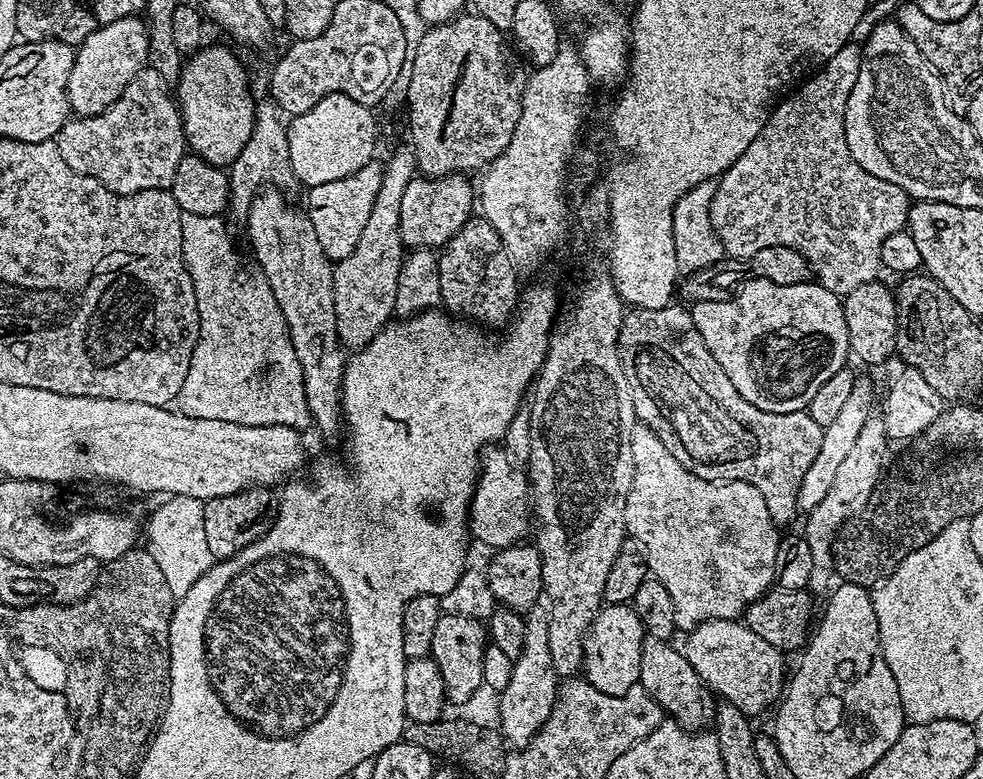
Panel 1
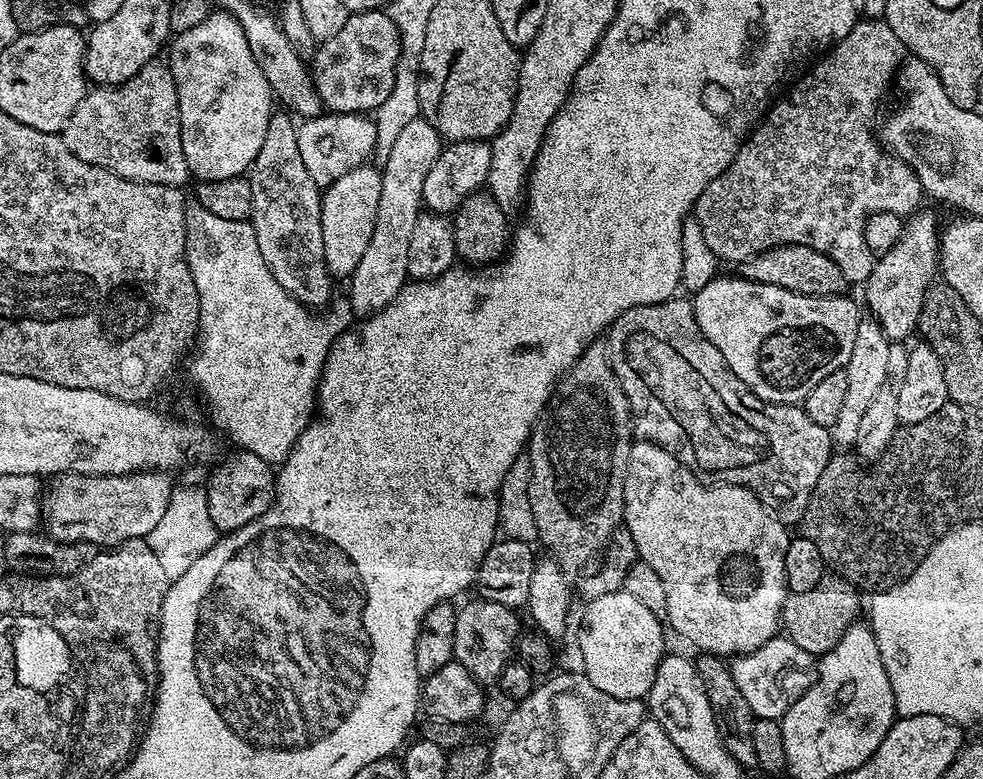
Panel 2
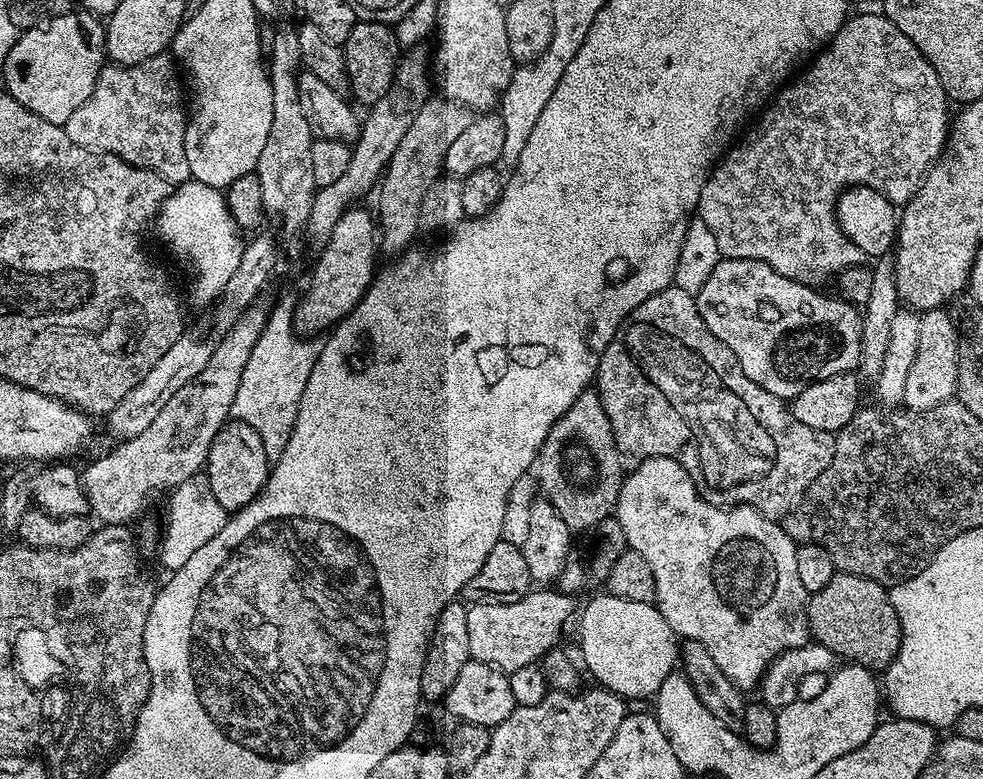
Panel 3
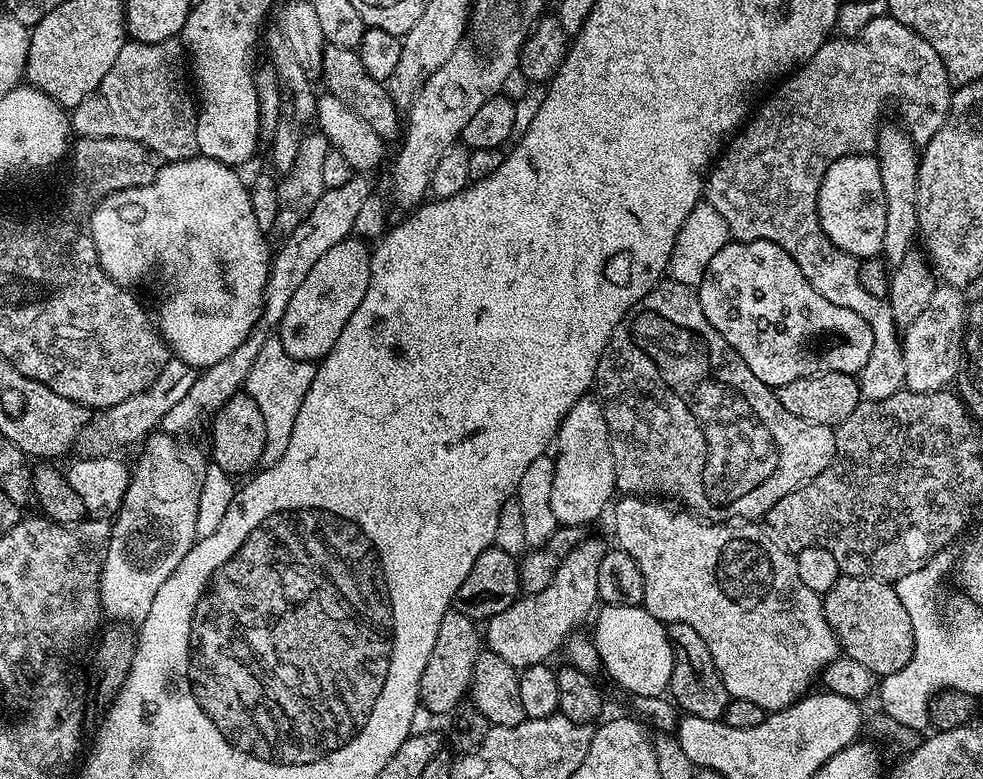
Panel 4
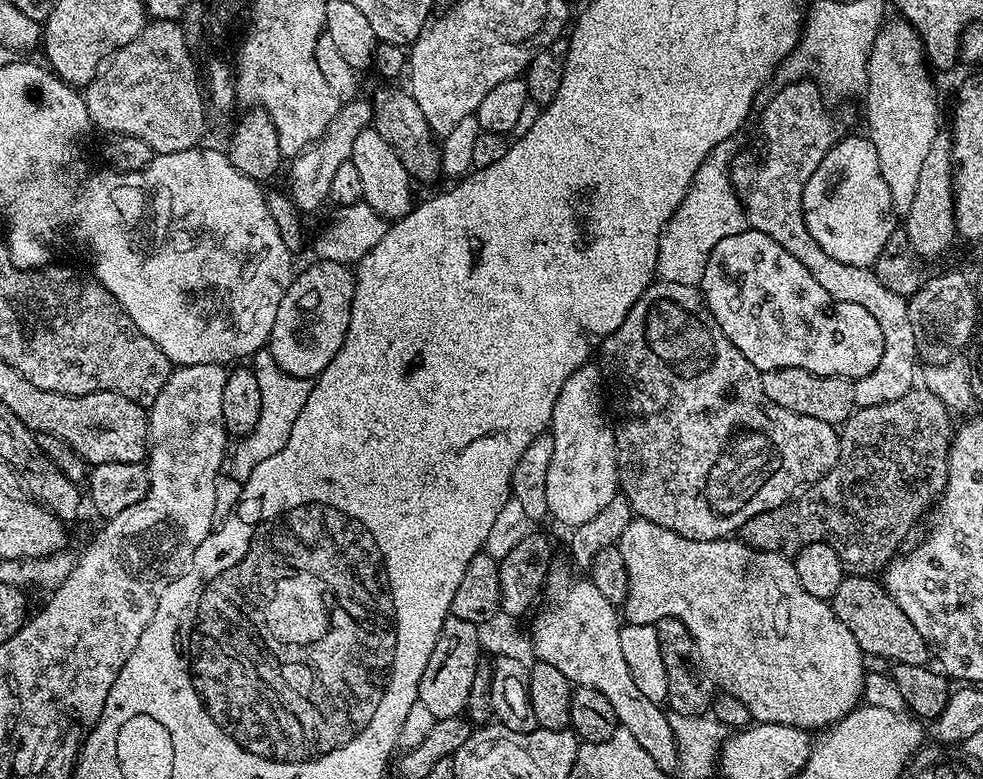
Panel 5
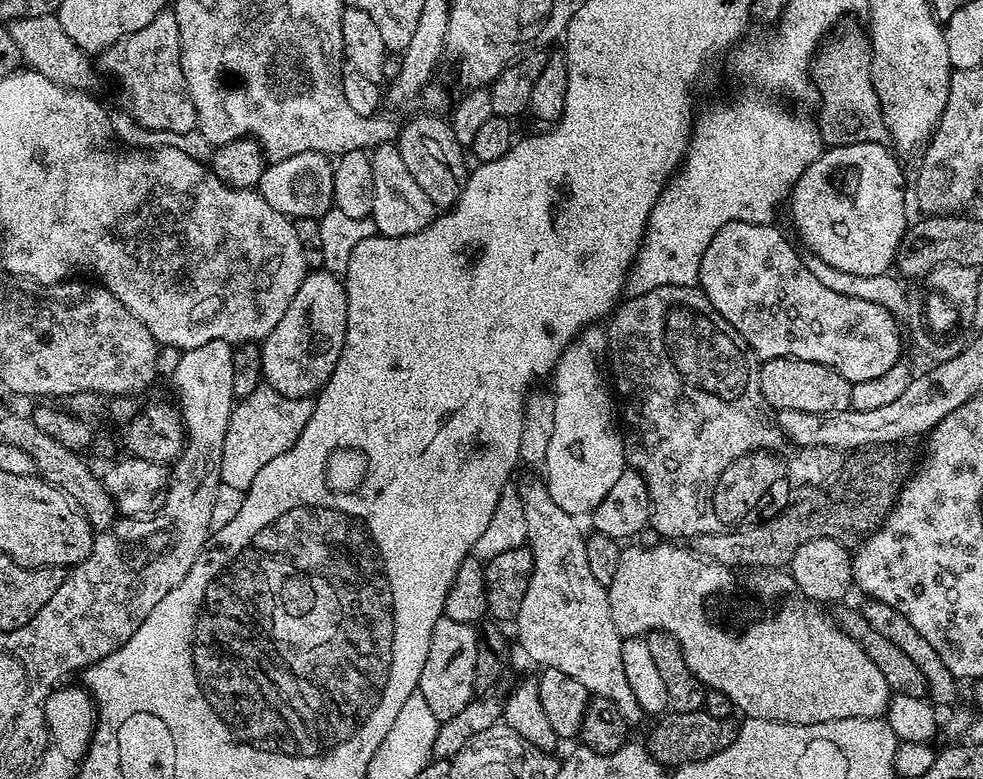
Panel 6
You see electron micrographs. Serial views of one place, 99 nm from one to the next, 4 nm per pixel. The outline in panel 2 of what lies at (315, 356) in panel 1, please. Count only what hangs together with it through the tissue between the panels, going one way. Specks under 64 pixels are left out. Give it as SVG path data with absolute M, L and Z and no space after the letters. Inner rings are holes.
M282 110L272 114L265 141L249 169L250 219L262 260L270 266L279 285L305 307L322 308L331 301L334 284L325 266L321 226L323 195L320 185L314 182L302 161L297 138L299 129L291 119L293 117Z

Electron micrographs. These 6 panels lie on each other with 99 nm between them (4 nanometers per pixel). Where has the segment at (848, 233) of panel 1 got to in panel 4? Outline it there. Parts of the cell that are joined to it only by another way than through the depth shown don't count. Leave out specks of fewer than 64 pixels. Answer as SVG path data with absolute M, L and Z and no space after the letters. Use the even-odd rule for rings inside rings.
M893 16L874 18L862 30L858 30L856 36L829 38L806 63L791 73L767 97L769 100L765 99L755 109L751 119L727 141L706 176L706 203L722 214L732 240L765 240L782 246L782 250L786 250L786 254L798 262L798 270L806 274L806 282L810 282L810 286L814 286L814 290L818 290L826 302L854 310L854 314L858 314L858 318L870 326L874 346L870 346L870 358L866 358L866 366L862 366L858 374L860 394L866 400L890 398L890 394L904 388L902 332L887 299L870 294L870 290L862 286L860 260L846 254L846 250L838 250L838 246L826 238L818 218L818 190L826 170L838 162L838 158L877 151L876 134L881 123L880 115L891 100L900 103L903 131L912 137L916 145L923 146L934 138L934 134L938 134L938 130L942 130L953 91L954 85L946 74L942 58L938 58L934 46L930 46L926 38L902 26L902 22Z

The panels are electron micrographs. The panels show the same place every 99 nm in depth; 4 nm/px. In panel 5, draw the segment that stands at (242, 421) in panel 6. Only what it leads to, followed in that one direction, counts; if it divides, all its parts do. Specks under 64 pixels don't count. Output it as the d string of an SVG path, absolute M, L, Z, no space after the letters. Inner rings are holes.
M261 350L251 357L250 367L258 378L258 390L262 390L262 414L258 414L258 424L254 426L254 430L235 441L226 464L227 475L241 482L250 478L254 466L266 462L266 458L282 450L286 438L290 438L290 430L294 430L298 413L301 412L302 406L306 406L306 398L310 398L312 389L312 380L286 374L267 350Z

